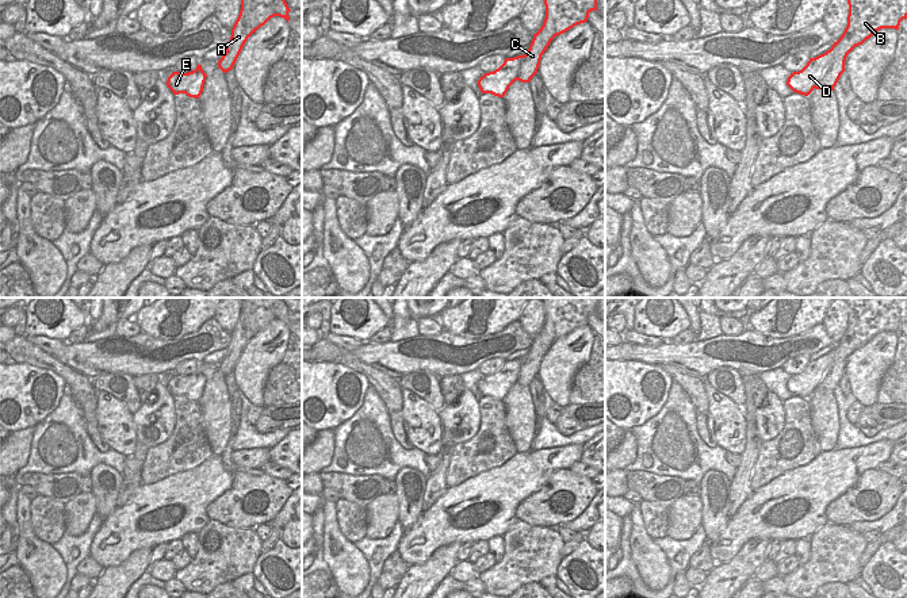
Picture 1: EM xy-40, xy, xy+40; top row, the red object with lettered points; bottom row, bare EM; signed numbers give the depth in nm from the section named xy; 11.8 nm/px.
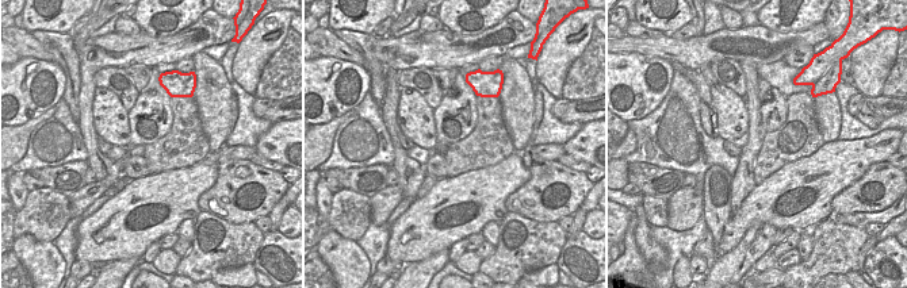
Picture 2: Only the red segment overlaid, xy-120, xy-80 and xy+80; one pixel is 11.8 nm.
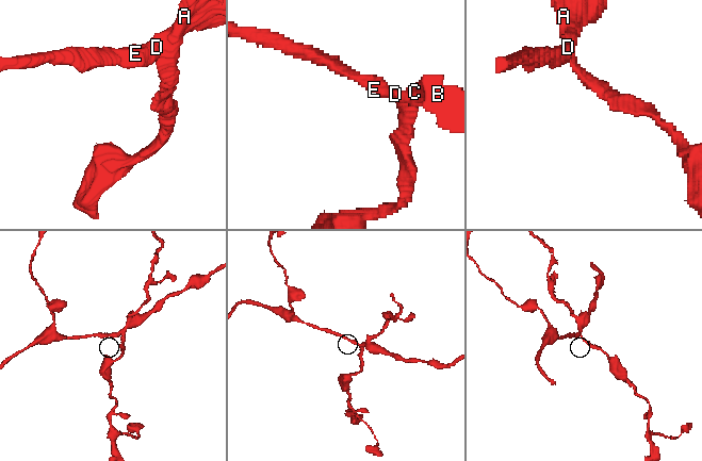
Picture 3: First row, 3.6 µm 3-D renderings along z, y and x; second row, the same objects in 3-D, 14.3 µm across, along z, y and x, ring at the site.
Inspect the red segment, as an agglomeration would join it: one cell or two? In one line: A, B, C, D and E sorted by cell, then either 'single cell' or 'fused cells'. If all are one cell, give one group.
A C / B D E | fused cells

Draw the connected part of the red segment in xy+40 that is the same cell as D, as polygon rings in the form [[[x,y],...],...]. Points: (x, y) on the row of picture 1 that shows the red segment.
[[[847,0],[849,15],[847,26],[842,37],[834,42],[830,50],[826,53],[810,58],[807,65],[799,70],[791,73],[787,85],[796,93],[808,96],[818,83],[823,77],[824,68],[835,58],[846,58],[847,54],[856,47],[862,45],[869,39],[876,31],[881,28],[895,28],[899,30],[900,22],[907,19],[907,0]]]

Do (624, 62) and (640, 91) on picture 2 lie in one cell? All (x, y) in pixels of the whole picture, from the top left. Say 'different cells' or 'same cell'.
same cell

